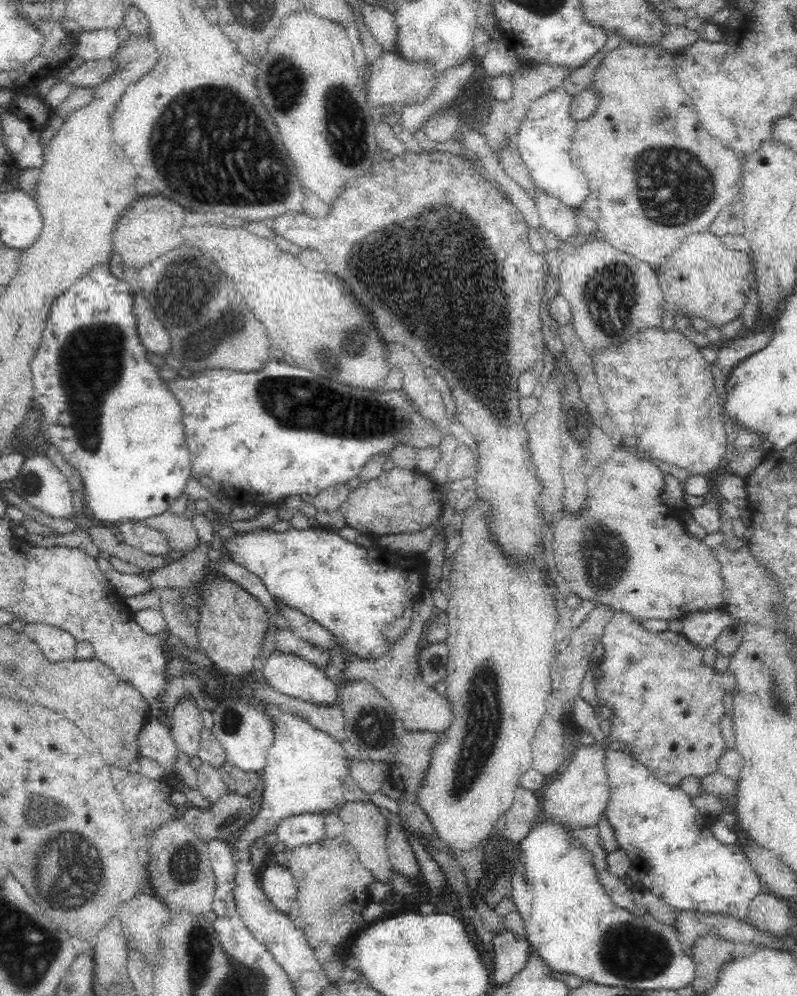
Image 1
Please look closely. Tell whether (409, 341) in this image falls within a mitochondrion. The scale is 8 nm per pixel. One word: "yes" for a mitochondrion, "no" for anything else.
no

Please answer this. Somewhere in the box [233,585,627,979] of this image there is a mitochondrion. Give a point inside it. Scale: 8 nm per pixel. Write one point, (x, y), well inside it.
(483, 712)

